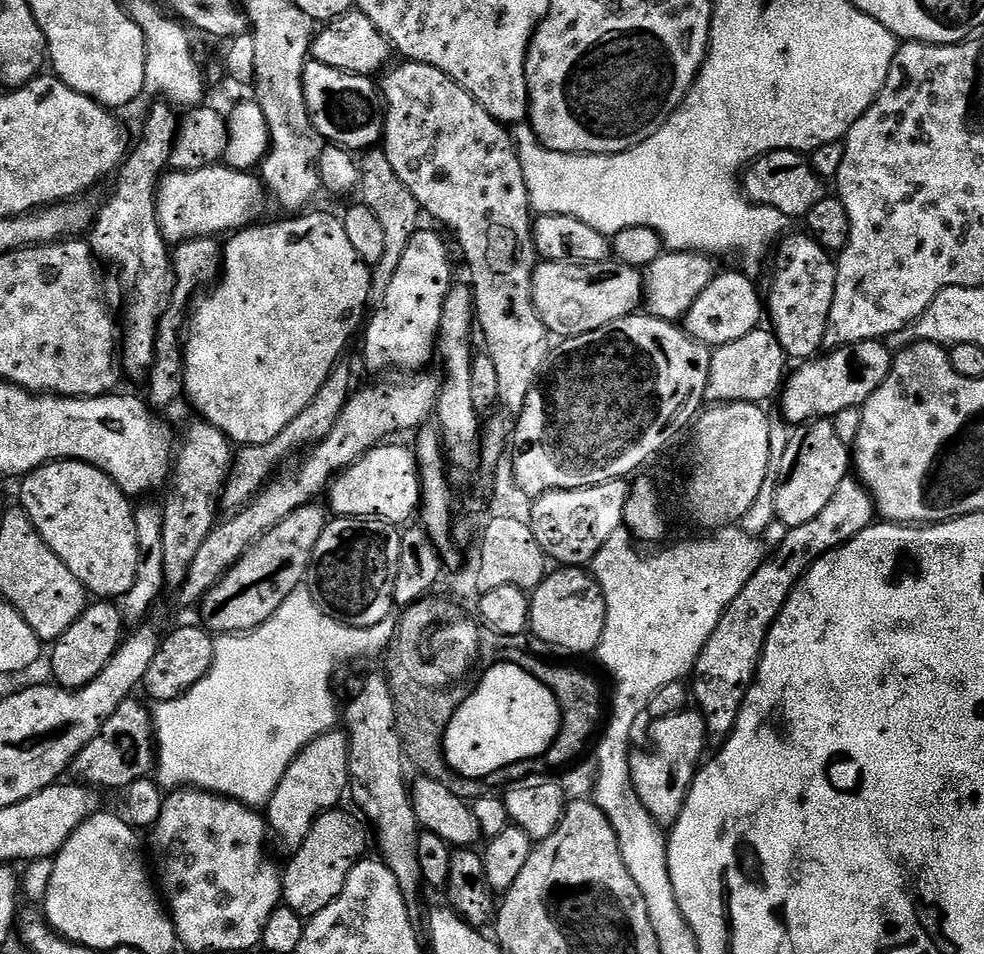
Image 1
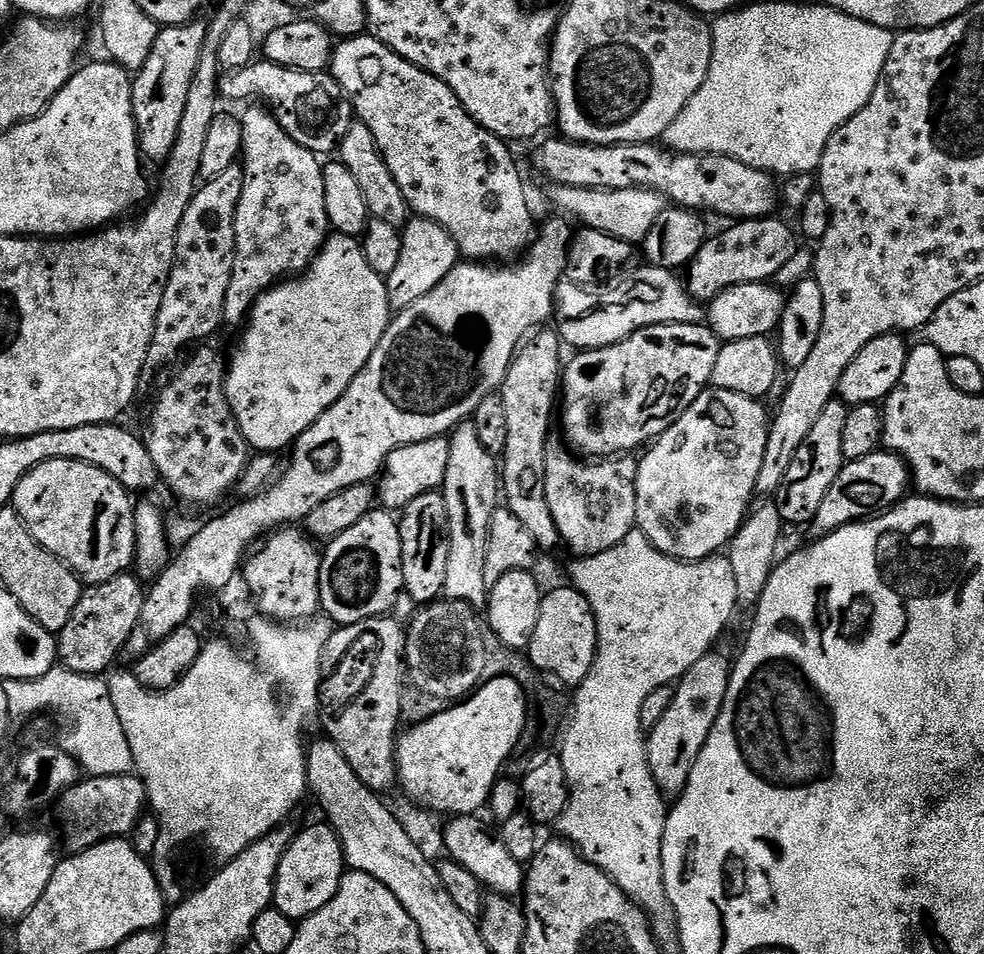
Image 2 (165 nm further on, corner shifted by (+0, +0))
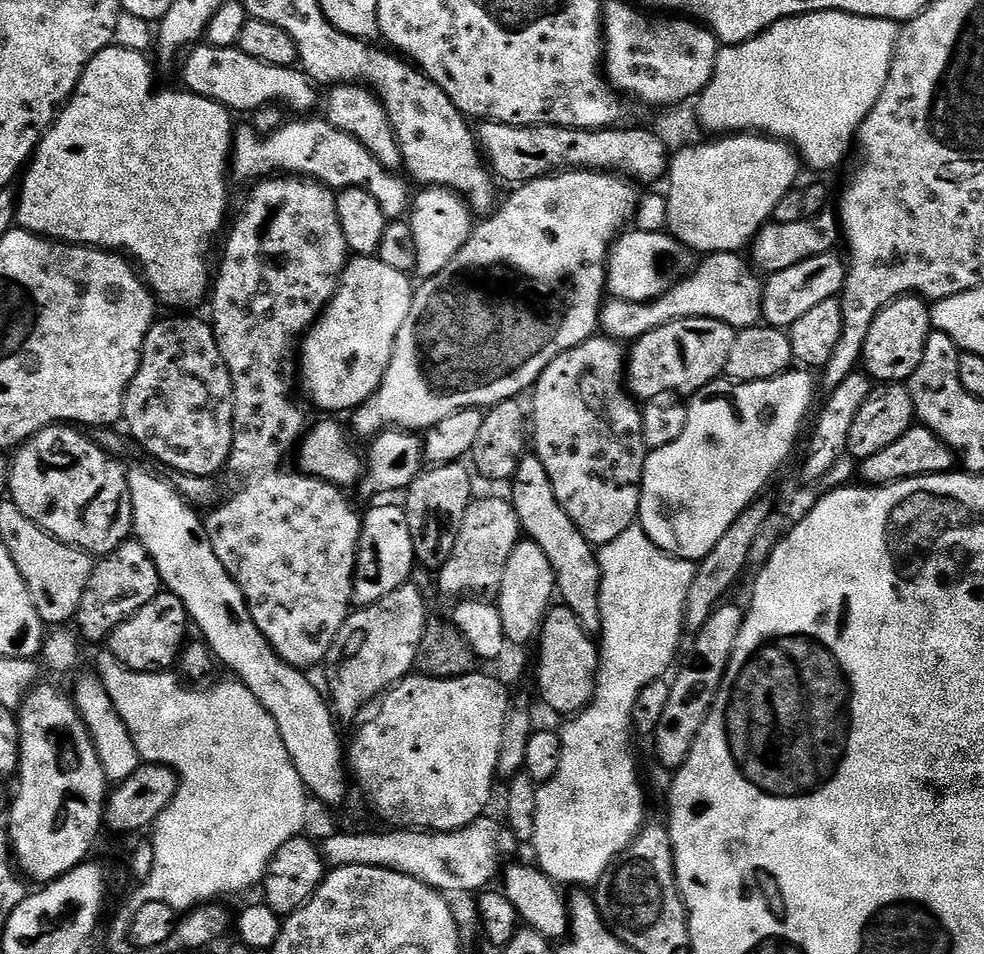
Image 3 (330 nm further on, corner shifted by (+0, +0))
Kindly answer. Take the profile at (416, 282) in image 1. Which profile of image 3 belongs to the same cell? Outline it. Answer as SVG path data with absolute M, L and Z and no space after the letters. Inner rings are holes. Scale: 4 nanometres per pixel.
M435 186L425 187L417 196L415 193L410 223L414 230L414 247L418 249L414 272L420 278L431 278L444 272L466 242L472 239L474 231L474 216L464 197Z

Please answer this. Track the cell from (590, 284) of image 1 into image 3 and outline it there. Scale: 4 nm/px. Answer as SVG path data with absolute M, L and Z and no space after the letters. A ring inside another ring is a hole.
M735 252L705 255L691 276L651 304L609 299L600 310L599 331L613 342L635 342L675 320L728 324L737 330L757 327L762 320L762 280L742 257Z

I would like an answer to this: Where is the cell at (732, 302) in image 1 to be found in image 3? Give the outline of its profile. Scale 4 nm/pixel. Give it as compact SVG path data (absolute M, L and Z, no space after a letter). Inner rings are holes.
M835 251L827 252L821 256L792 266L790 270L771 273L772 280L762 288L762 320L769 328L791 329L802 314L810 314L818 302L837 299L841 295L844 286L844 274L846 264L843 259L836 257Z

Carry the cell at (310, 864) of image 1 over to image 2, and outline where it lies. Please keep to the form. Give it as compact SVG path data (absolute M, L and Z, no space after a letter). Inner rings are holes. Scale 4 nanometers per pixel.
M321 822L312 824L309 828L300 828L290 842L286 854L282 854L282 862L276 875L276 899L274 907L286 918L302 921L312 916L326 902L330 902L338 894L338 886L346 871L344 863L344 848L331 824Z

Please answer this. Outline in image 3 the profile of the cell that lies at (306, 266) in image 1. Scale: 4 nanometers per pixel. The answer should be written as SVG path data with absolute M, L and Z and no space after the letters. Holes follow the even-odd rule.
M356 256L349 259L340 276L336 293L332 295L327 308L320 313L320 319L308 329L308 335L304 337L298 352L299 387L300 384L304 387L305 394L324 414L351 413L380 389L386 366L392 357L396 335L398 330L402 330L402 322L406 322L406 314L410 314L414 284L408 280L409 273L391 269L376 256Z

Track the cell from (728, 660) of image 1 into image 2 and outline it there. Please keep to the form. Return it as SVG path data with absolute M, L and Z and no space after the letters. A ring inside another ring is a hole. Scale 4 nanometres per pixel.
M881 450L866 454L866 458L847 461L838 478L834 478L834 486L826 490L826 498L822 498L822 506L818 506L818 514L812 520L810 531L816 538L828 536L857 520L887 512L905 499L909 491L907 488L910 488L910 469L903 458L894 452Z

